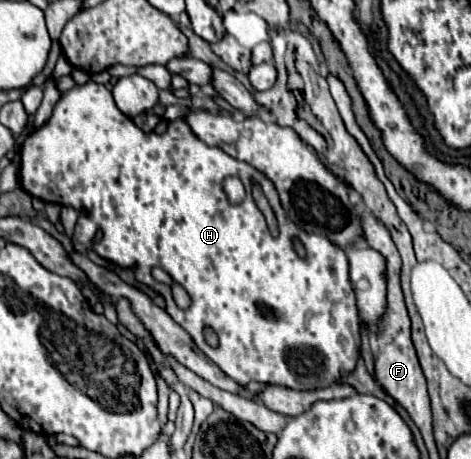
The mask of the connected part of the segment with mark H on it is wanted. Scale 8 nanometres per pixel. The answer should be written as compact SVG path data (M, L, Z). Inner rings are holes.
M87 82L83 86L75 86L69 92L65 92L61 96L61 100L57 102L57 106L53 110L53 120L49 118L41 128L37 128L35 132L31 132L25 138L25 142L21 146L19 176L21 176L19 182L21 182L23 190L29 192L31 196L35 196L35 198L39 198L43 202L53 202L53 204L61 204L61 206L73 206L79 212L79 218L77 218L77 224L75 224L75 232L71 236L71 242L73 242L75 250L81 252L81 254L85 254L87 250L93 250L103 260L113 262L113 264L117 264L121 268L133 270L137 282L147 284L149 288L153 288L155 292L159 292L165 298L165 312L191 336L193 344L211 362L215 362L229 378L233 378L237 384L259 382L259 384L271 384L271 386L285 386L285 388L291 388L291 390L317 390L317 388L327 388L327 386L339 382L343 376L347 376L347 374L351 374L355 370L357 360L361 358L361 320L359 320L359 312L357 312L357 298L355 298L355 292L353 292L353 286L351 286L351 280L349 280L349 260L347 260L345 250L337 248L337 244L333 244L331 240L325 240L325 236L317 236L313 232L305 232L297 224L293 224L293 220L289 220L285 208L281 208L281 200L277 196L275 184L263 172L257 172L257 168L253 168L253 166L249 166L245 162L233 160L229 154L221 152L221 148L217 148L217 146L207 146L205 142L201 142L189 130L189 126L183 120L169 122L169 128L167 128L165 134L143 132L139 126L135 126L135 122L129 116L125 116L115 106L111 92L103 84ZM229 176L237 176L243 182L243 186L245 186L245 200L239 202L239 204L231 204L227 200L227 194L223 192L223 182ZM253 182L261 187L268 203L271 204L271 208L275 210L277 224L279 224L279 234L277 236L271 236L271 232L267 228L267 222L265 222L265 216L261 214L261 210L255 204L252 196ZM97 230L101 230L101 240L99 242L95 242ZM295 236L307 248L307 256L305 258L299 258L295 254L295 250L293 250L293 238ZM155 266L163 268L171 276L173 282L177 282L179 286L183 286L187 290L187 294L191 298L189 308L179 308L177 302L173 300L171 286L155 282L151 278L151 268L155 268ZM207 328L211 328L217 334L217 338L219 338L217 348L207 344L207 340L203 336L203 332Z

